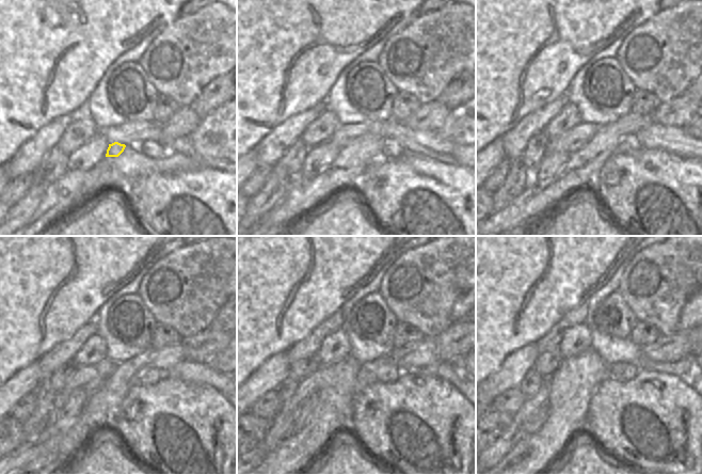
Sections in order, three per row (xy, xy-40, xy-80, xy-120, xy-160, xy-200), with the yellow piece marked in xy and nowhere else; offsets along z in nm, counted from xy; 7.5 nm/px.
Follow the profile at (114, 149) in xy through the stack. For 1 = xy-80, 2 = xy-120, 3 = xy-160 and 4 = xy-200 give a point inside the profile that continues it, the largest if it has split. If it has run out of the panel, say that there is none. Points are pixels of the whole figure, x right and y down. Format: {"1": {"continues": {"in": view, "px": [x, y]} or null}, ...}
{"1": {"continues": {"in": "xy-80", "px": [581, 170]}}, "2": {"continues": {"in": "xy-120", "px": [101, 409]}}, "3": {"continues": {"in": "xy-160", "px": [426, 352]}}, "4": {"continues": {"in": "xy-200", "px": [672, 348]}}}

